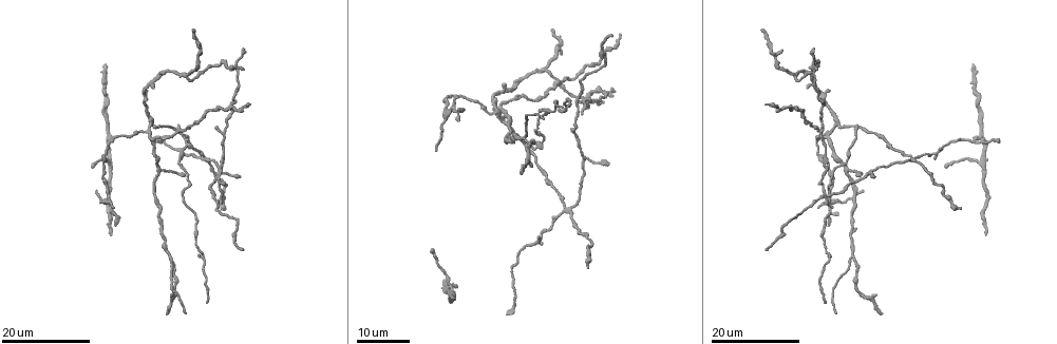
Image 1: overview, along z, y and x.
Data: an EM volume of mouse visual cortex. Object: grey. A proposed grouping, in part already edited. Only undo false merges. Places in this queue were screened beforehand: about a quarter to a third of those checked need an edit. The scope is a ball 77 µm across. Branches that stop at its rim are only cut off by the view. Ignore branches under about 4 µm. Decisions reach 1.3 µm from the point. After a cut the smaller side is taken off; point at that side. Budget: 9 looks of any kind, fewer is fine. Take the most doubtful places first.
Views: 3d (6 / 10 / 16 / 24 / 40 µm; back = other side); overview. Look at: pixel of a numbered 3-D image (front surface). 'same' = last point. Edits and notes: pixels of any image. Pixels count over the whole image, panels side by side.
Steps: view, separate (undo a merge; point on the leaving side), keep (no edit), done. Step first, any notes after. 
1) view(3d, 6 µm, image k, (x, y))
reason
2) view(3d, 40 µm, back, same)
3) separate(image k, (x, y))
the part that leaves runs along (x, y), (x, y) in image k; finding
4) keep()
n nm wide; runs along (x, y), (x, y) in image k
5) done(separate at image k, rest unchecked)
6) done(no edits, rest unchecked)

view(3d, 16 µm, image 1, (812, 67))
thin arm on a thick one

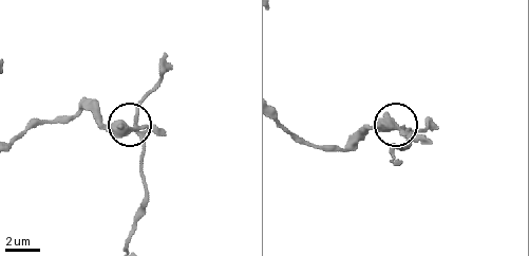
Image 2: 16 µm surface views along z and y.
view(3d, 6 µm, image 2, (402, 131))

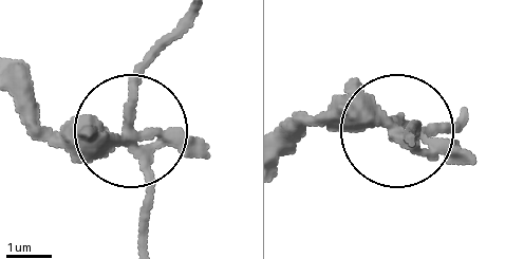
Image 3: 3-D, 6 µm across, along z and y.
view(3d, 6 µm, back, image 3, (131, 125))

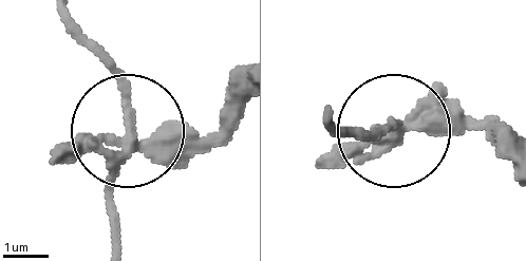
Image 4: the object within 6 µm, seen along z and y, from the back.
separate(image 4, (117, 71))
side arm 5 µm; the part that leaves runs along (132, 141), (109, 193), (109, 239) in image 4; two neurons meet here

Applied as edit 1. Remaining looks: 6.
view(3d, 16 µm, image 1, (852, 257))
arms part here

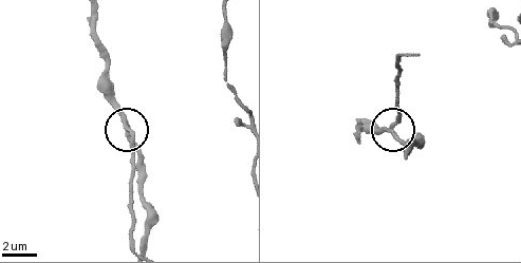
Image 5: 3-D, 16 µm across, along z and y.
view(3d, 6 µm, image 5, (125, 124))

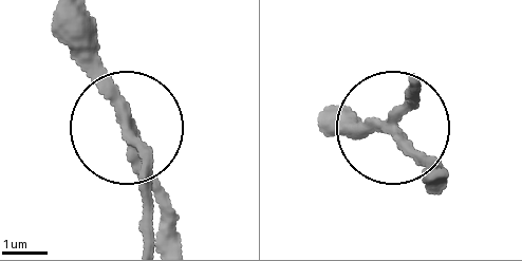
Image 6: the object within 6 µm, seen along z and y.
separate(image 6, (140, 171))
side arm 17 µm; 3 arms; a second neuron is stuck on

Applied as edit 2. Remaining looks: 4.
view(overview)
see it whole again

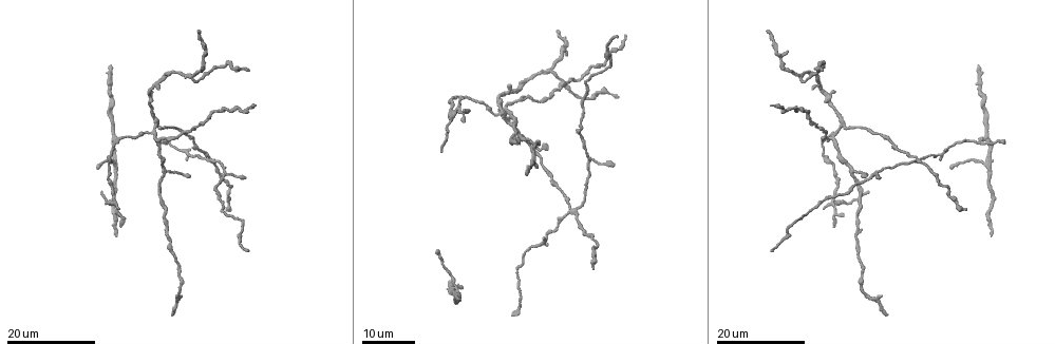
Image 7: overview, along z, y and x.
view(3d, 16 µm, image 7, (985, 165))

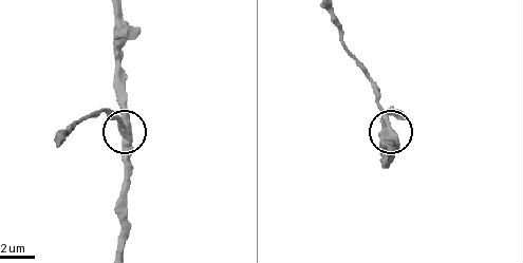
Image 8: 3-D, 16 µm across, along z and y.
view(3d, 6 µm, image 8, (389, 129))

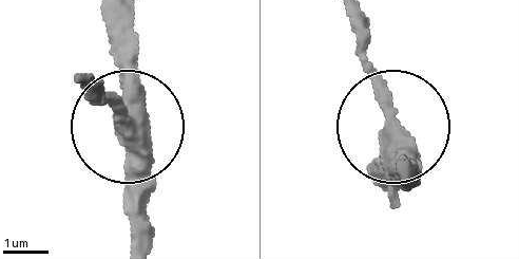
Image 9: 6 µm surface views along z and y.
keep()
continuous, no second neuron

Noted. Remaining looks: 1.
done(separate at image 4, separate at image 6, rest unchecked)

